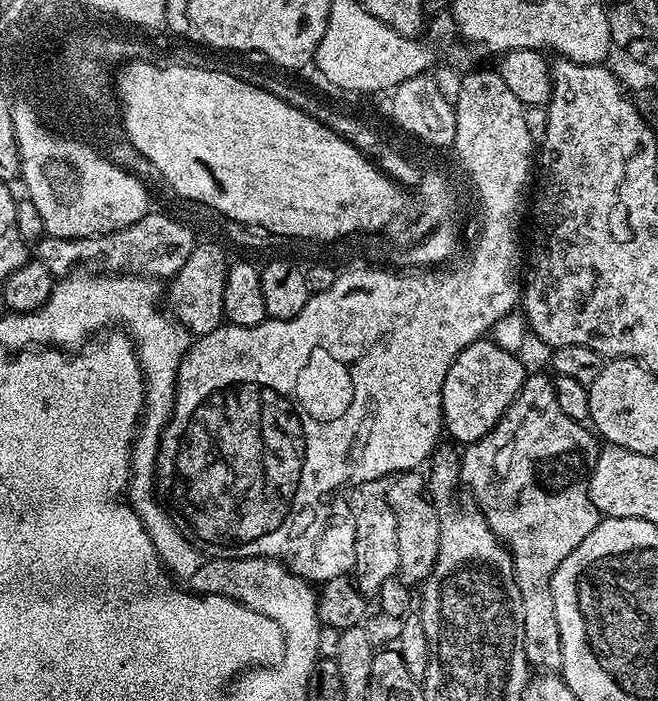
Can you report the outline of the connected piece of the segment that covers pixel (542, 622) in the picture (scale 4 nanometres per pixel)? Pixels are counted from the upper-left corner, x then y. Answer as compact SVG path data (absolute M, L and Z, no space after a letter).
M529 375L504 417L478 443L467 445L460 456L460 484L472 491L480 507L477 508L479 515L484 517L500 543L512 553L526 658L533 669L548 674L559 673L562 669L562 642L554 618L551 589L554 570L562 566L569 554L578 550L586 534L590 534L590 530L594 530L594 526L602 519L588 493L587 479L590 461L597 448L597 437L584 424L574 422L574 418L566 418L566 414L562 414L552 380L549 377Z

